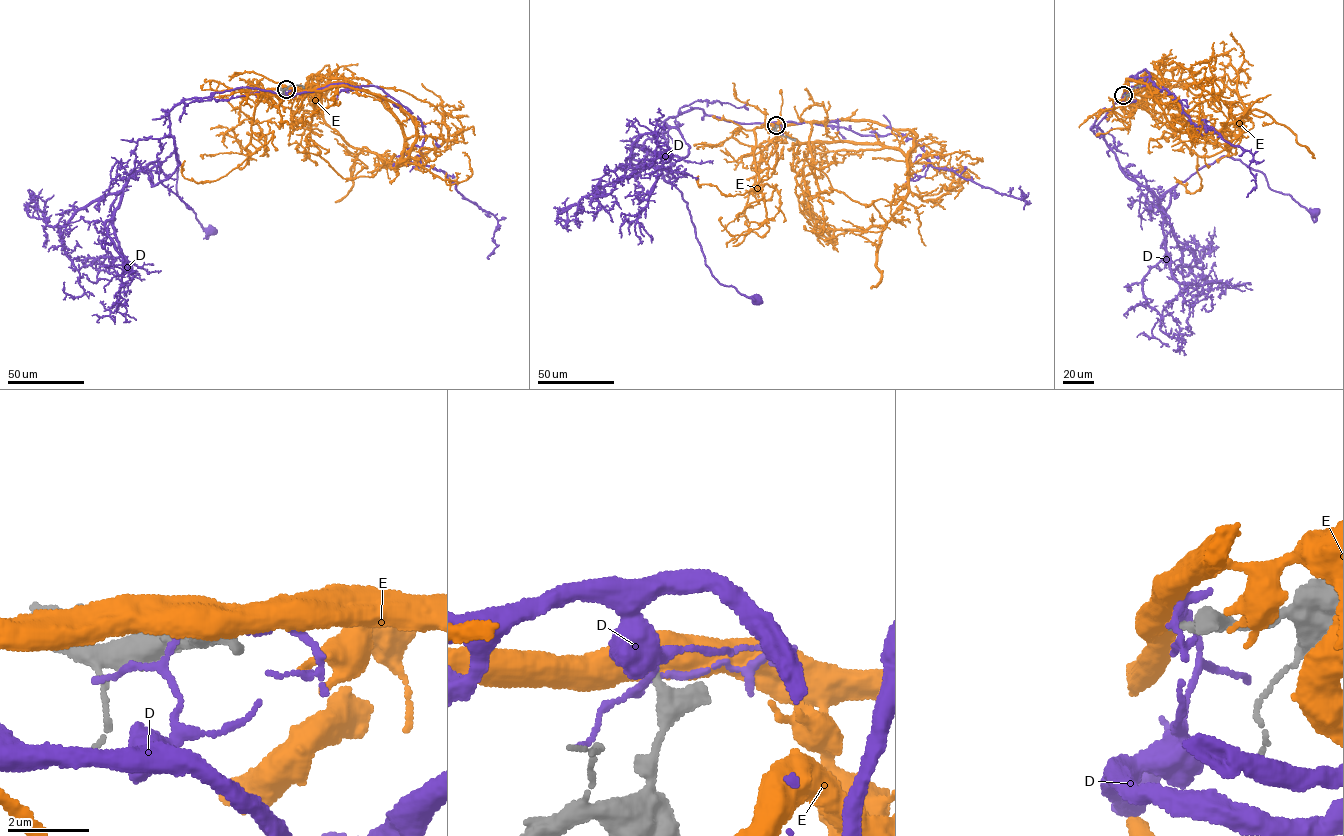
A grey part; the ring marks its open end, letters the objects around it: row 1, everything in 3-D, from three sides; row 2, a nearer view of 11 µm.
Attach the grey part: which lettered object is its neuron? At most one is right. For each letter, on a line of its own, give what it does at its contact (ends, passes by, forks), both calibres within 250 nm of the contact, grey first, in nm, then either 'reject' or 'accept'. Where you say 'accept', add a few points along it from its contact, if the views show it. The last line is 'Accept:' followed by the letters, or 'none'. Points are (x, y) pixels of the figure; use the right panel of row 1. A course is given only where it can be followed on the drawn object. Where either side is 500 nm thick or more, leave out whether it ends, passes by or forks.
D: it passes by; calibres 280 and 160 nm; reject
E: calibres 320 and 650 nm; reject
Accept: none

